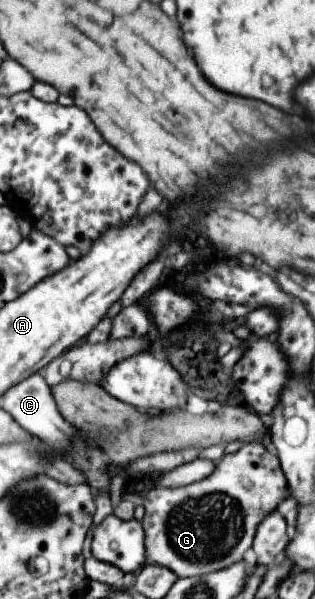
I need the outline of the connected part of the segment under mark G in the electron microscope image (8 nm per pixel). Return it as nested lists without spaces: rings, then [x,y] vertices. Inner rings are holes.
[[[250,442],[232,455],[223,455],[215,461],[212,473],[184,487],[166,487],[150,482],[137,493],[145,510],[140,521],[144,532],[145,564],[156,564],[169,569],[177,578],[191,578],[217,572],[238,563],[243,553],[251,548],[257,525],[272,510],[279,499],[284,499],[286,480],[277,457],[264,443]]]

